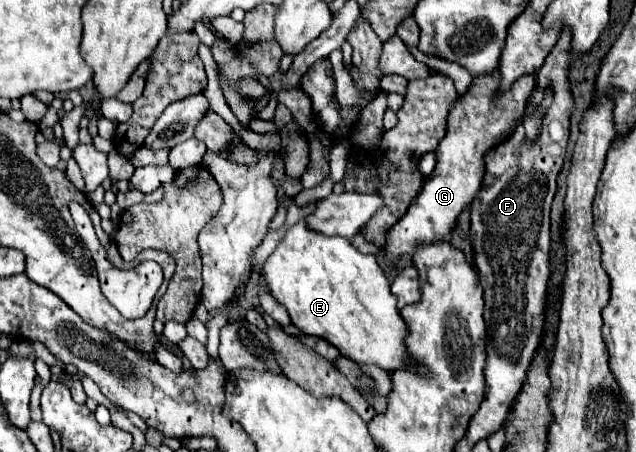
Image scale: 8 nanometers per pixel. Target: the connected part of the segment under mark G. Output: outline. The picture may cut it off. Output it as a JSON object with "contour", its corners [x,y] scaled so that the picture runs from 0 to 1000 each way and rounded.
{"contour":[[[785,157],[772,175],[744,175],[744,188],[722,228],[709,237],[703,263],[703,299],[687,325],[687,365],[675,396],[668,400],[659,436],[640,462],[640,476],[621,493],[608,515],[605,569],[612,591],[624,591],[634,564],[649,564],[656,546],[678,542],[690,533],[706,533],[719,498],[719,480],[747,440],[759,409],[763,387],[763,343],[785,316],[803,303],[810,277],[822,263],[832,215],[841,197],[841,166],[816,170],[800,201],[785,201]]]}

